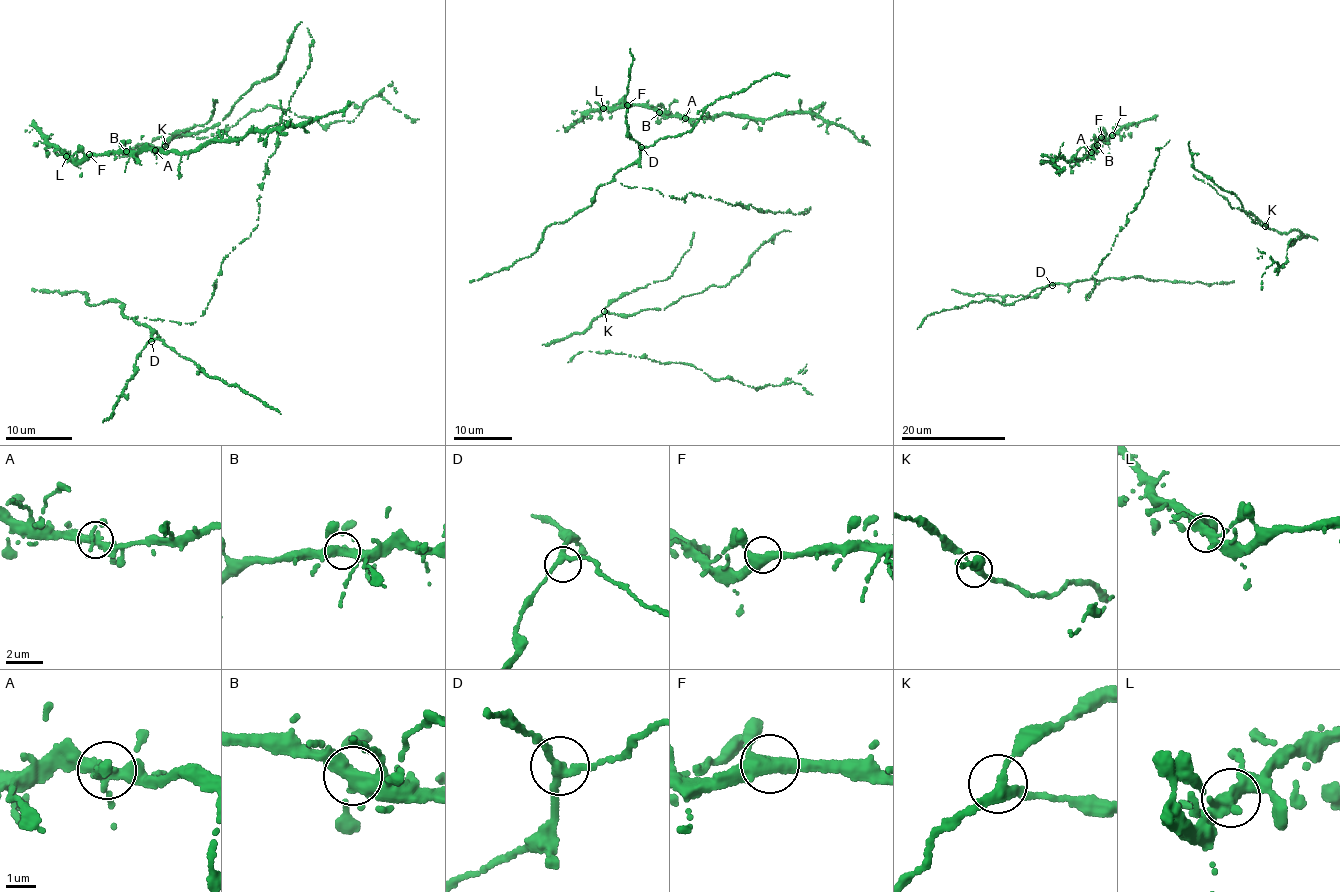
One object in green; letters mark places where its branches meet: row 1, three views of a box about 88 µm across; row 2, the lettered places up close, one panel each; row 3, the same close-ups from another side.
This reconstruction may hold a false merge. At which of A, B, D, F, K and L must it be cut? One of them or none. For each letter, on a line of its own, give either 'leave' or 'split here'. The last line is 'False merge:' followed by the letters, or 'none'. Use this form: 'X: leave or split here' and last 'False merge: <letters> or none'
A: leave
B: leave
D: leave
F: leave
K: leave
L: leave
False merge: none

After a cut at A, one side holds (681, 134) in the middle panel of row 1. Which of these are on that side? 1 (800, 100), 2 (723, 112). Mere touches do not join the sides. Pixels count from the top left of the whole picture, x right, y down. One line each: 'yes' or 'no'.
1: no
2: no

